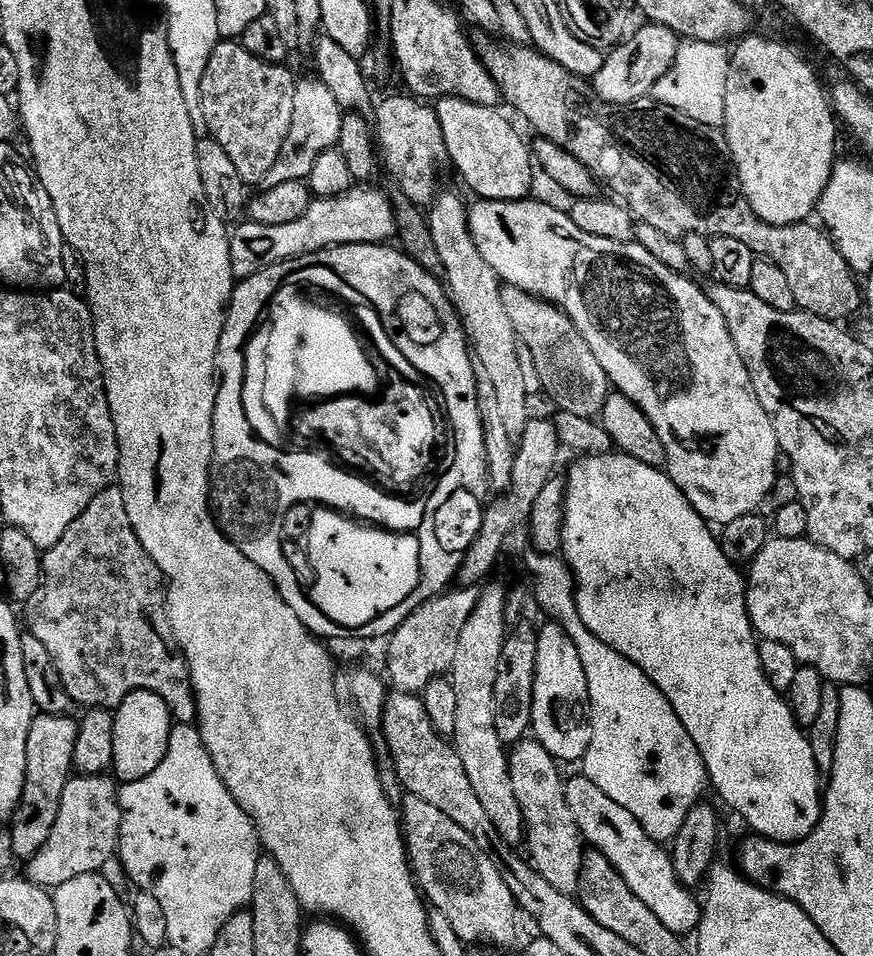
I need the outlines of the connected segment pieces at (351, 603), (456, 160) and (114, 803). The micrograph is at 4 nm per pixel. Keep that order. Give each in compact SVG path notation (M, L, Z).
M336 512L336 520L332 520L332 528L314 528L307 525L306 549L309 562L316 560L313 568L320 580L315 580L316 600L324 604L324 612L332 612L336 620L344 620L344 624L364 624L364 620L372 620L376 612L384 612L384 608L392 608L396 600L404 600L409 590L421 585L419 544L416 537L403 539L398 536L380 536L380 532L364 532L364 528L352 528L352 524L344 524L340 520L340 512Z
M446 96L435 101L436 117L442 126L447 159L460 171L473 197L482 200L529 199L534 157L516 128L496 108L474 106L462 98Z
M73 775L60 795L60 809L56 815L50 838L27 861L26 878L39 888L54 890L70 878L100 872L104 863L117 855L120 843L120 797L118 788L107 775Z

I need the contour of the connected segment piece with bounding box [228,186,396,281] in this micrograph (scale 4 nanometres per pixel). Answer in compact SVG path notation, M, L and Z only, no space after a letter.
M354 186L341 196L313 199L308 212L302 214L298 222L285 222L282 226L244 222L236 226L241 228L233 227L228 238L233 277L237 281L245 280L275 264L312 258L327 248L343 244L388 244L396 236L396 215L391 199L368 187L372 186Z

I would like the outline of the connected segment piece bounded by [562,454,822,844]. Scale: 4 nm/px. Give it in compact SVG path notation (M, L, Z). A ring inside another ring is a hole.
M623 454L606 456L586 456L577 459L577 464L566 475L568 496L564 499L564 546L563 559L574 577L576 589L576 605L582 622L606 646L618 650L634 666L638 666L662 690L662 694L674 706L674 714L686 726L686 734L694 738L694 746L702 754L702 762L708 771L711 787L749 824L753 833L767 838L780 840L790 844L806 838L818 826L822 811L822 777L814 762L814 750L809 733L800 727L794 718L792 708L787 699L770 686L760 661L760 645L753 629L752 620L748 616L748 601L746 599L746 580L741 569L726 558L720 548L720 541L714 535L709 521L703 520L694 510L694 506L682 494L682 490L672 481L667 471L646 466L646 462L638 462L638 458L630 458Z

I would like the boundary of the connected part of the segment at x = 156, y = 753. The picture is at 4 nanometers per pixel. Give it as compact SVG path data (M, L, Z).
M138 690L123 700L119 708L115 709L114 715L114 758L112 759L111 771L116 772L117 781L129 784L138 782L154 770L162 762L162 758L168 749L170 734L172 733L172 711L168 704L158 694Z

